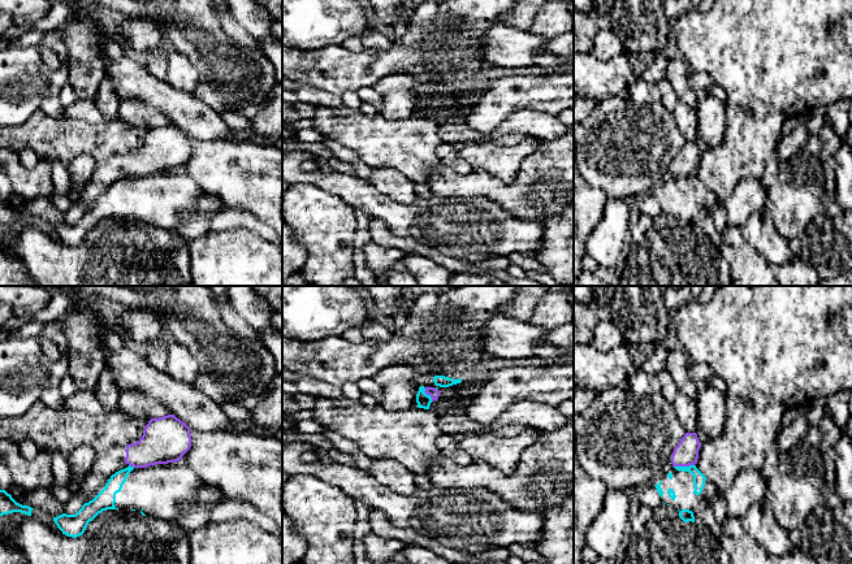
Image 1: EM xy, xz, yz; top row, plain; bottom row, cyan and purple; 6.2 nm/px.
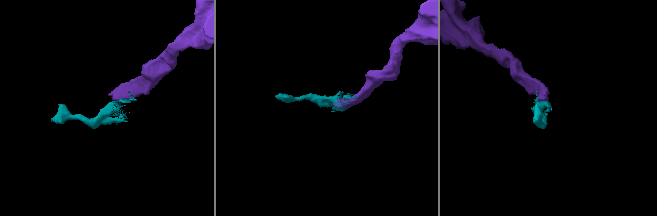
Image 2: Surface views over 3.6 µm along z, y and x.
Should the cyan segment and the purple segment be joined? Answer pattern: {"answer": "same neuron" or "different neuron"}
{"answer": "different neuron"}

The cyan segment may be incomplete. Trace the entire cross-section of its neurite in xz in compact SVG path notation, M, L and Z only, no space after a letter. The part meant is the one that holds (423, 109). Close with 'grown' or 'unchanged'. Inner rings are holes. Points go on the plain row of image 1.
M484 77L463 88L453 88L445 84L418 87L421 95L416 103L416 116L431 118L438 125L450 118L463 118L480 101L484 94L481 90L483 79ZM427 96L434 96L440 101L437 109L433 110L431 104L424 101Z; grown

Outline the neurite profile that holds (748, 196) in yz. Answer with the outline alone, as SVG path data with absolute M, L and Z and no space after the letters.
M745 179L740 182L731 195L722 200L726 209L726 225L741 227L749 216L764 208L766 192L760 179Z

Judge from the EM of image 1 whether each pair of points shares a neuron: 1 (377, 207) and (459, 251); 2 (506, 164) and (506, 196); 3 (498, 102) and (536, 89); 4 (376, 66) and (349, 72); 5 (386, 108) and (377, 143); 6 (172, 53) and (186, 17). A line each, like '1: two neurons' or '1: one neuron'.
1: one neuron
2: two neurons
3: one neuron
4: one neuron
5: two neurons
6: two neurons

